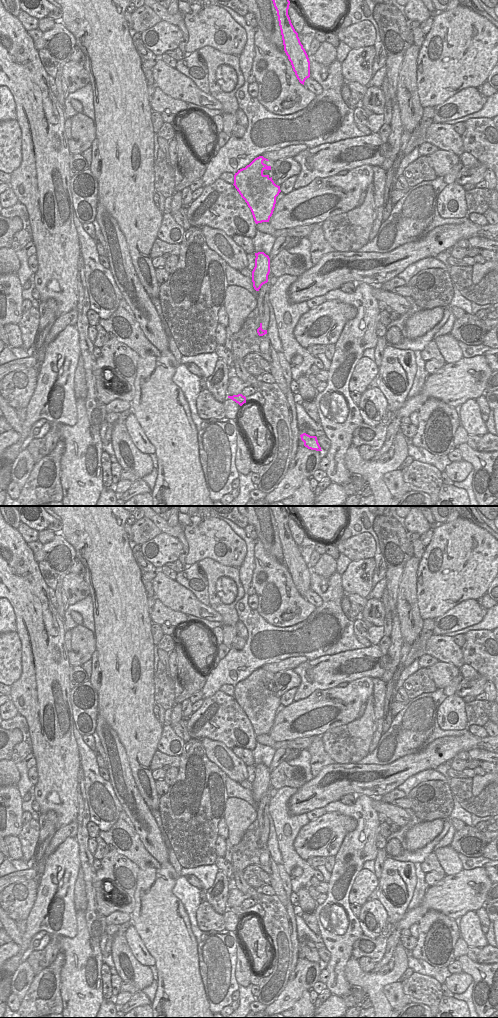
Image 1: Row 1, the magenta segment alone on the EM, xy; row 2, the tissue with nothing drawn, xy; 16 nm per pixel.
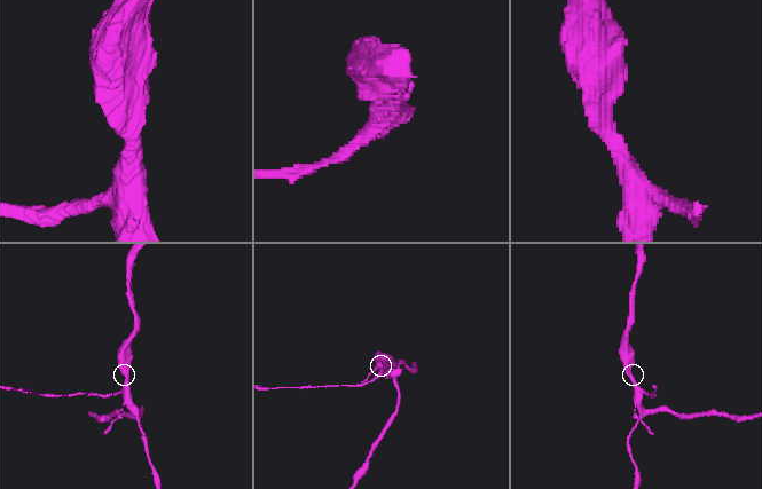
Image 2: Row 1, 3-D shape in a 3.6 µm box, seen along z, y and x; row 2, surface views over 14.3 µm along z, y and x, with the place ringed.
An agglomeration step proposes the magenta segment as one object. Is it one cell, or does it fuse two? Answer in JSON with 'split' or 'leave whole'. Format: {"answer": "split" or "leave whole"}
{"answer": "split"}

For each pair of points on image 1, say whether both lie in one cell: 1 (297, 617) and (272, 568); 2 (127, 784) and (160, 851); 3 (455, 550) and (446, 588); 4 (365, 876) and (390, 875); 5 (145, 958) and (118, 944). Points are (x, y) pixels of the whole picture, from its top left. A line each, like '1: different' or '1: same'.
1: same
2: same
3: same
4: different
5: different

